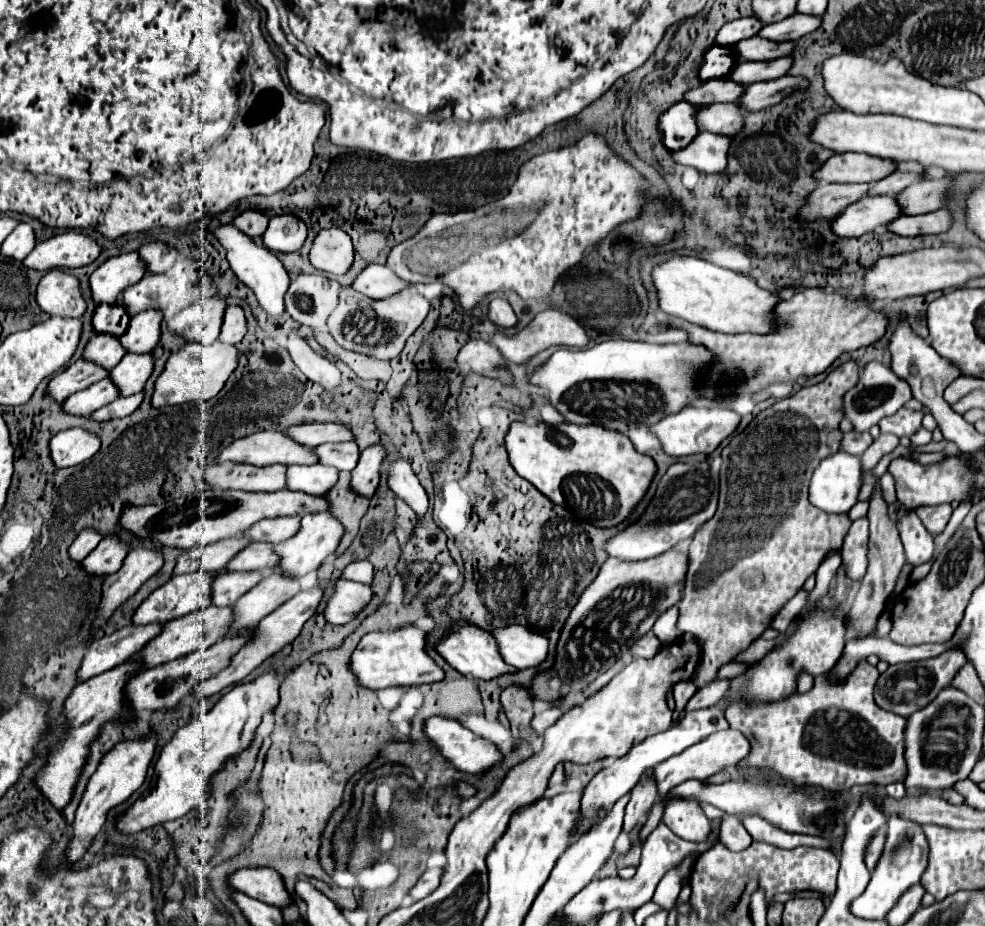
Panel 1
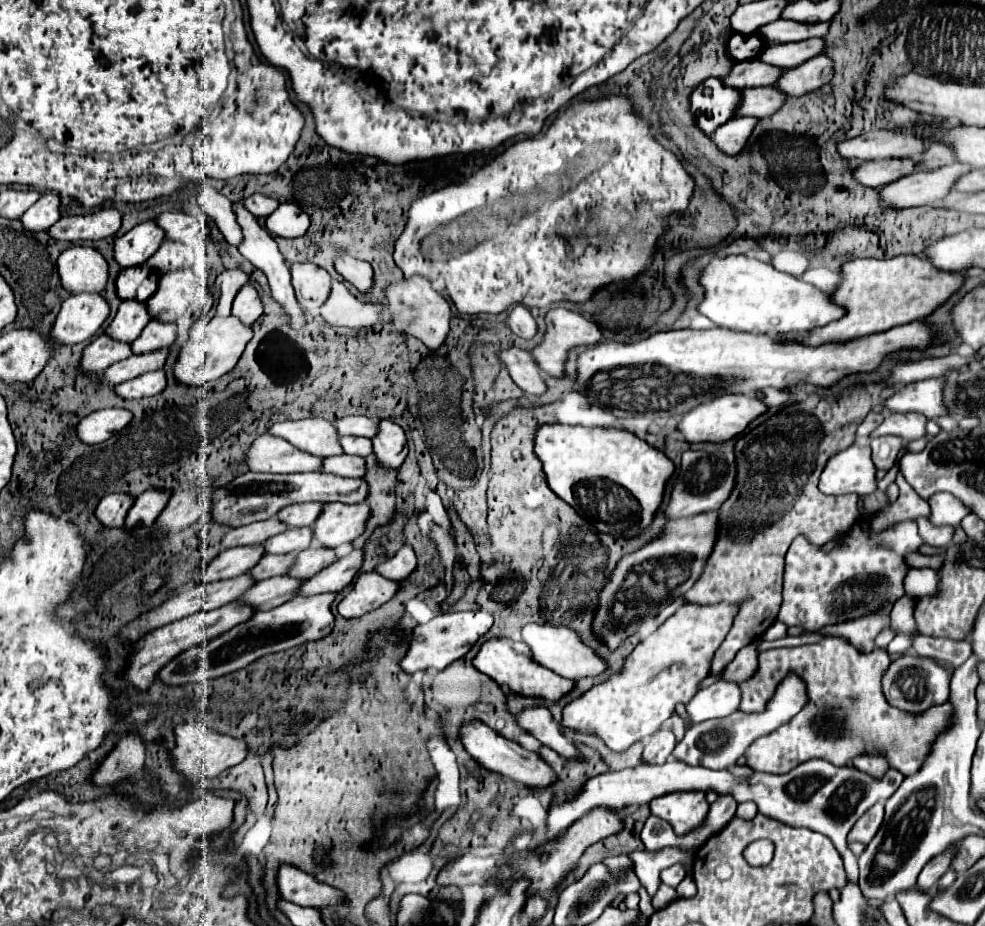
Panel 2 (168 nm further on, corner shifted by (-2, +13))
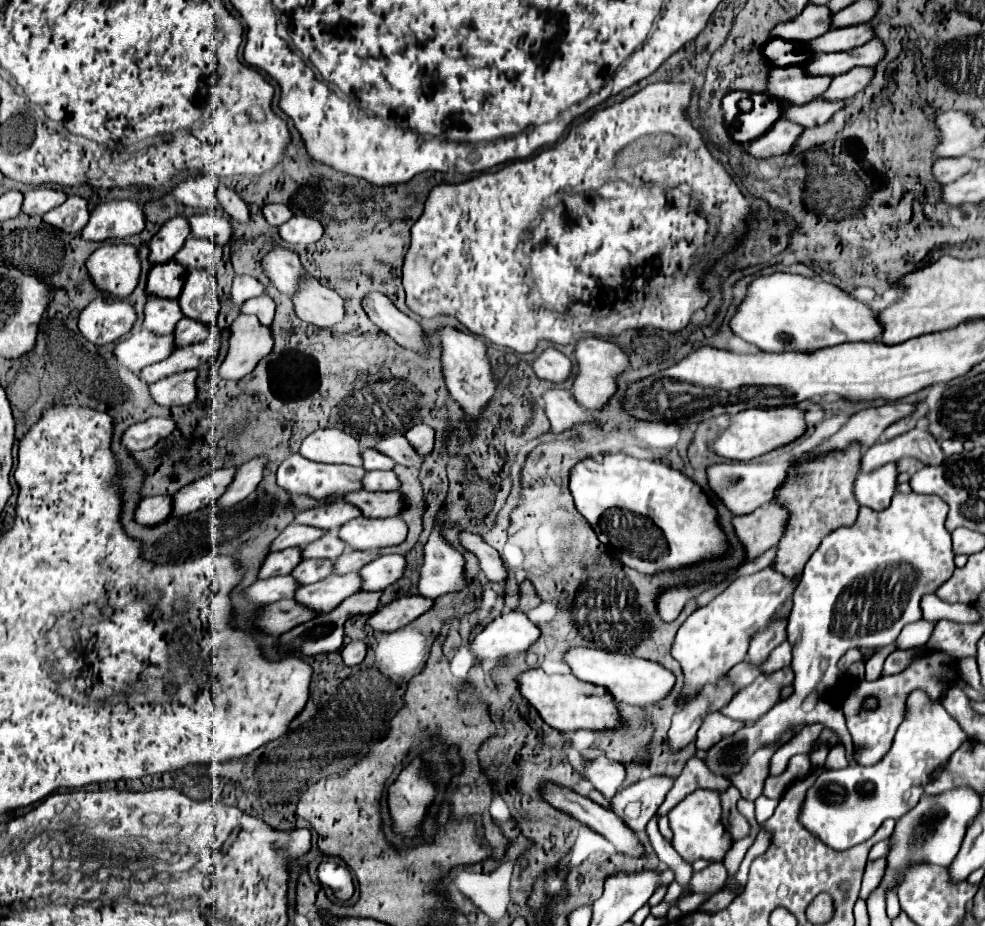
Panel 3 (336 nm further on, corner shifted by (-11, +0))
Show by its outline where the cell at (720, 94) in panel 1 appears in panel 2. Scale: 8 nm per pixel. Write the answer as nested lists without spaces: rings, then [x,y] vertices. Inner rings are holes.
[[[747,59],[747,61],[735,63],[731,75],[727,75],[727,79],[723,79],[723,83],[727,83],[729,87],[735,87],[735,89],[767,87],[767,85],[777,83],[777,79],[781,75],[783,75],[781,67],[767,65],[759,59]]]

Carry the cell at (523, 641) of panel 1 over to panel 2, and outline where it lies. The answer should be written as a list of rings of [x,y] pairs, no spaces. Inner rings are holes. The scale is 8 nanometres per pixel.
[[[527,625],[523,627],[523,641],[529,645],[529,649],[533,651],[533,659],[537,663],[541,663],[543,667],[551,669],[553,673],[579,681],[583,677],[597,677],[607,669],[607,661],[603,657],[599,657],[591,647],[587,647],[579,635],[569,629],[569,627],[555,627],[555,625]]]

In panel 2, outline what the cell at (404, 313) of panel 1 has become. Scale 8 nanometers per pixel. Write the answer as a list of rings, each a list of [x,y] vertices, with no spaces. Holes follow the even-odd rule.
[[[339,281],[331,283],[331,293],[321,307],[321,317],[333,327],[365,329],[381,321],[391,321],[391,311],[387,303],[369,303],[355,297]]]

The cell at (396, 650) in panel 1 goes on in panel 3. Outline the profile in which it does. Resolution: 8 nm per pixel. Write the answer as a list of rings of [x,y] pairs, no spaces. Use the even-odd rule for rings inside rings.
[[[506,612],[492,620],[476,638],[468,644],[472,656],[482,660],[498,660],[508,654],[528,650],[540,636],[540,630],[522,612]]]

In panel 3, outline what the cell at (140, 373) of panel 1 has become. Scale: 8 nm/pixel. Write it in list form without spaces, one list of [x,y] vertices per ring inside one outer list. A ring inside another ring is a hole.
[[[182,318],[174,330],[174,348],[182,348],[182,346],[202,342],[206,336],[208,336],[208,328],[204,324],[200,324],[196,320]]]

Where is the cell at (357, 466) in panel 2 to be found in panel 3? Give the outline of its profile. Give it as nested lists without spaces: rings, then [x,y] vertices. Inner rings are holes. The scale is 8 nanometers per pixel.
[[[374,470],[374,472],[366,472],[364,478],[362,478],[362,486],[366,490],[396,490],[400,486],[396,474],[392,470],[388,472],[380,472],[380,470]]]

